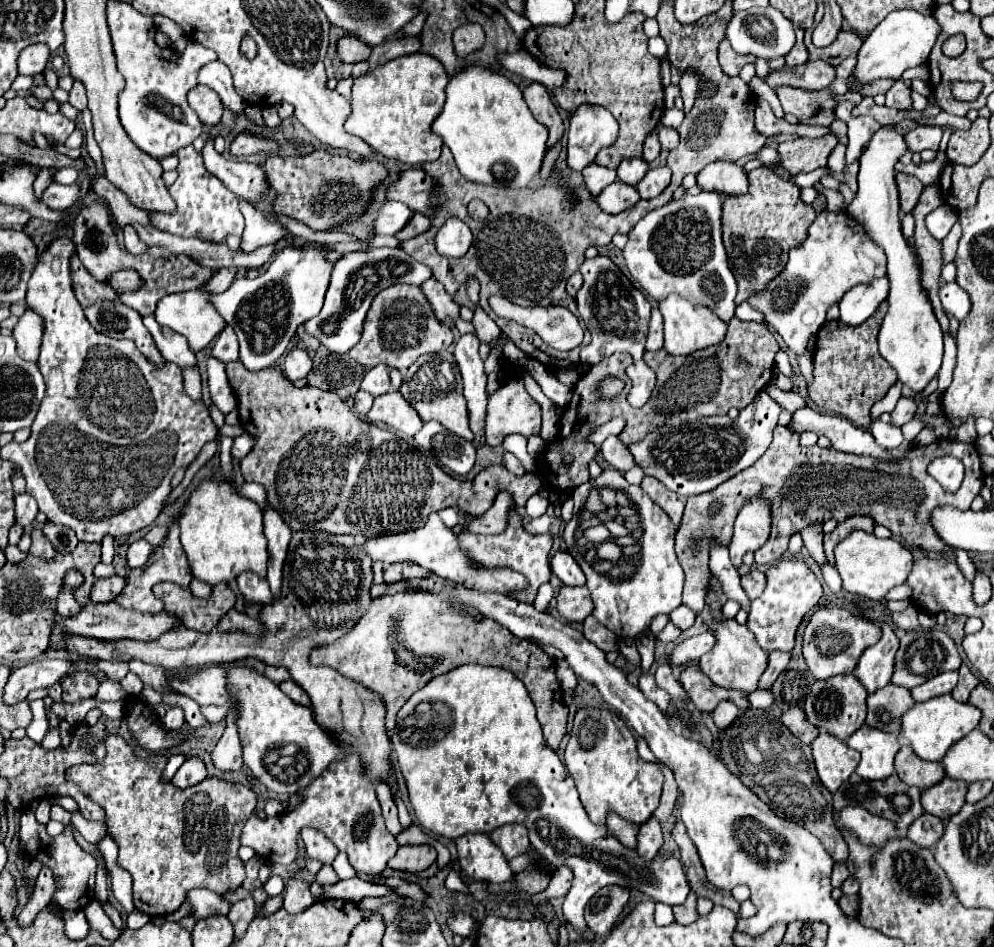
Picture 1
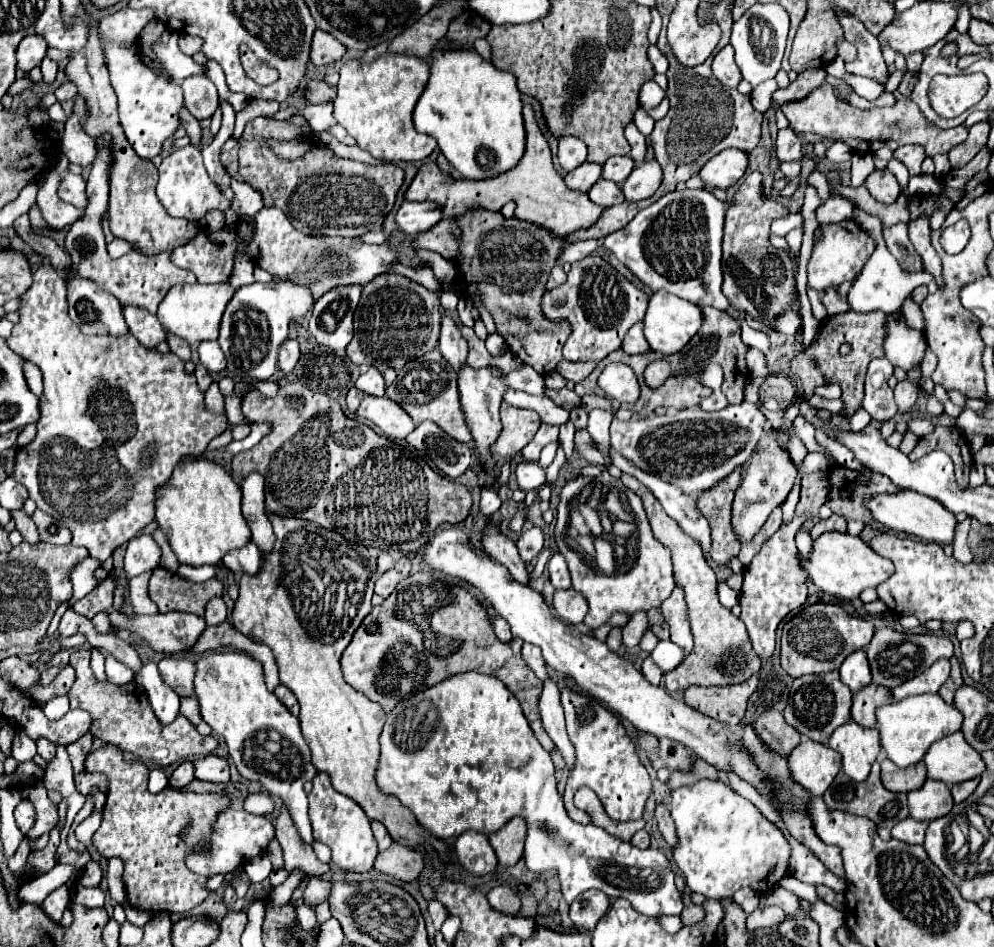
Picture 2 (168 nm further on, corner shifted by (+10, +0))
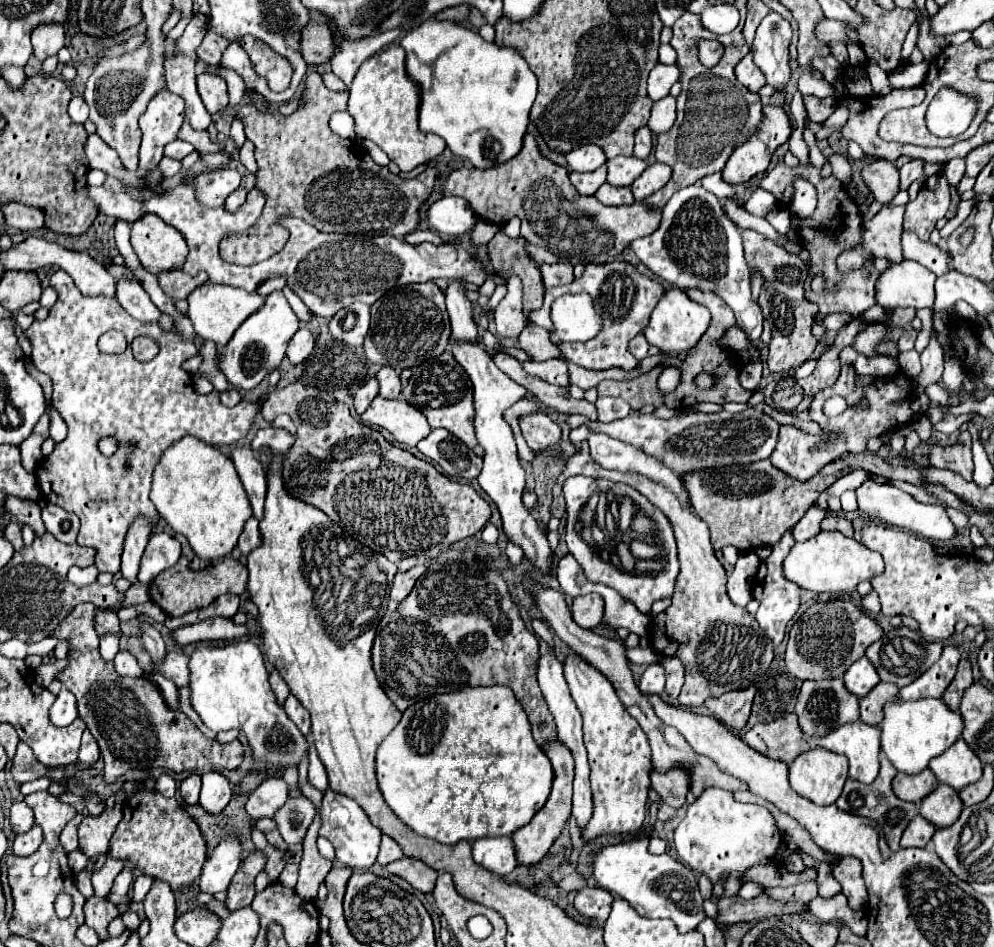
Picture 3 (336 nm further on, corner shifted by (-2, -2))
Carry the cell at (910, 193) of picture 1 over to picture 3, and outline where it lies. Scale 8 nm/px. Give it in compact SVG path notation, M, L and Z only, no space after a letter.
M876 159L862 169L862 179L876 201L886 205L898 193L898 169L890 161Z

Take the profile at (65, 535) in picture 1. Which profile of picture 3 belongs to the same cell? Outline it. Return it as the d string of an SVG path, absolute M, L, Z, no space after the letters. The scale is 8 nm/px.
M40 499L40 507L42 507L42 519L46 525L46 531L52 533L62 543L76 543L76 535L80 529L78 517L50 503L48 499Z

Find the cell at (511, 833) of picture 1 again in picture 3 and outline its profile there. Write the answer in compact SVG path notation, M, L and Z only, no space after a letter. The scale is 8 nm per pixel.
M546 741L546 745L542 747L544 753L548 755L550 763L552 763L552 769L554 769L554 781L552 781L552 793L546 801L546 805L534 815L534 819L524 825L522 829L518 829L512 839L516 843L516 853L518 853L518 861L522 865L536 865L540 863L550 847L554 845L554 841L562 835L564 831L564 825L566 821L570 819L570 813L572 813L572 779L574 779L574 757L570 753L570 749L562 743L562 741Z

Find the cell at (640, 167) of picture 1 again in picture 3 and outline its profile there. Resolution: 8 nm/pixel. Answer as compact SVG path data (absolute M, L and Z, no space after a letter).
M614 157L606 161L608 165L608 183L614 187L628 187L634 179L648 167L646 161L638 157Z

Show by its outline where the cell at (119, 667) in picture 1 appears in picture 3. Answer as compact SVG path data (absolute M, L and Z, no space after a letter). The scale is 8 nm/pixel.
M118 651L114 657L114 665L118 675L128 675L128 677L140 677L144 675L144 671L140 669L140 665L136 663L136 659L128 653L128 651Z

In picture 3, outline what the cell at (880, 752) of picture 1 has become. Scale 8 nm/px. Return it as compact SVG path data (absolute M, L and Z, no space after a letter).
M862 721L840 725L824 737L814 737L816 747L846 755L850 761L850 777L862 783L872 783L878 775L880 763L880 729Z

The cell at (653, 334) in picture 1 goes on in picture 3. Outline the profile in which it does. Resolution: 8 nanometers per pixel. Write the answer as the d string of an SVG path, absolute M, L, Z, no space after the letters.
M636 335L636 337L630 341L630 353L632 353L638 361L642 361L644 357L658 355L660 351L658 351L654 345L650 345L642 335Z

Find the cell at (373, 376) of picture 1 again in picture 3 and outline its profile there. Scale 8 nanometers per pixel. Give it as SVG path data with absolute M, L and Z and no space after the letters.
M382 367L378 373L376 373L376 379L380 383L380 395L386 397L386 399L398 399L400 391L402 391L402 381L400 381L400 375L390 367Z

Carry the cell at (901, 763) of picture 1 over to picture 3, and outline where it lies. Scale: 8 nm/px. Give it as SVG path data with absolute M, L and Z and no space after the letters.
M924 769L916 775L906 775L898 773L892 781L894 795L902 801L910 803L920 803L928 793L932 793L938 787L938 781L930 769Z

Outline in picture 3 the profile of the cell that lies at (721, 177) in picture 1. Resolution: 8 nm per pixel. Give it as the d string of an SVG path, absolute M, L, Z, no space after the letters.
M764 105L762 107L762 125L758 127L758 133L754 133L754 137L750 137L750 141L744 141L738 149L734 149L734 153L730 155L730 161L726 163L722 177L726 183L730 185L738 185L738 183L746 183L750 181L754 175L764 173L776 147L780 147L782 143L786 143L790 139L792 133L792 123L786 111L782 107L774 107L774 105Z

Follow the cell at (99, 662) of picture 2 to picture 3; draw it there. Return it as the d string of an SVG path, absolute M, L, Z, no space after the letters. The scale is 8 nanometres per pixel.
M116 633L100 635L100 649L102 649L102 657L106 661L112 661L114 655L116 655L116 649L120 649L118 647L118 635Z

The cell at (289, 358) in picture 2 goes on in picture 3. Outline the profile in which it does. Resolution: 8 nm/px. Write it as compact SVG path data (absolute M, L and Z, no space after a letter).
M298 329L298 333L294 333L294 337L288 343L288 351L286 357L290 359L290 363L302 363L314 349L314 335L308 329Z

